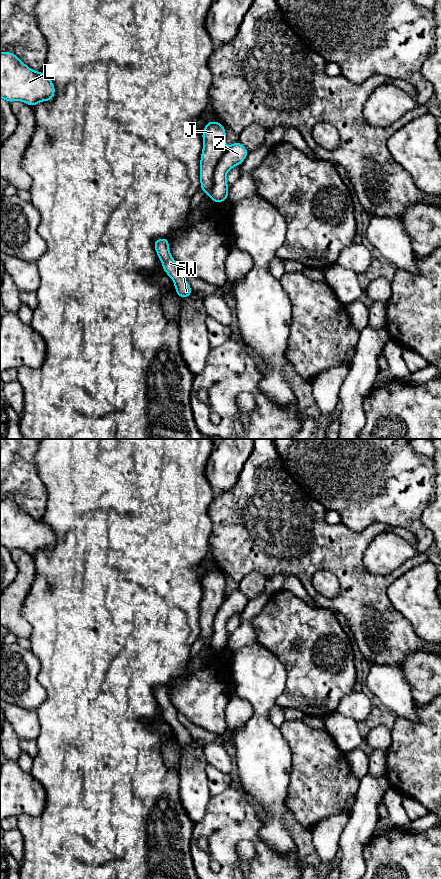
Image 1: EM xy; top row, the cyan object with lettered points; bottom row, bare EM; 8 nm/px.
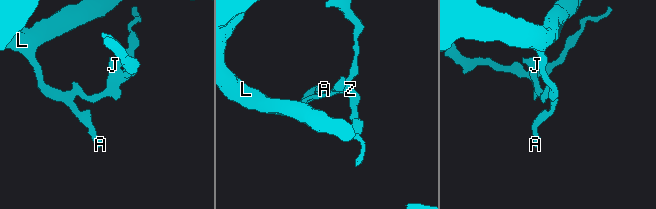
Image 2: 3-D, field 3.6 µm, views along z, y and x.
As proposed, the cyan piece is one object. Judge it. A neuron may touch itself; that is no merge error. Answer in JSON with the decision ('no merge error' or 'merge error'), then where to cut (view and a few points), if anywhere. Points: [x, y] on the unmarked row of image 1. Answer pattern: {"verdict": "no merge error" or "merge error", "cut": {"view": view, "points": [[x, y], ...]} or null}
{"verdict": "merge error", "cut": {"view": "xy", "points": [[226, 596], [215, 615], [213, 633], [208, 644]]}}

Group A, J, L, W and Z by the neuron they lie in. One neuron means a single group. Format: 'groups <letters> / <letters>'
groups A J L W / Z

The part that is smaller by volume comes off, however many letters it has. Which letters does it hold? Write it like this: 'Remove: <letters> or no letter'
Remove: Z

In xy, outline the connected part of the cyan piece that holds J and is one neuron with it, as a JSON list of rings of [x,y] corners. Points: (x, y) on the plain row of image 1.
[[[209,569],[202,579],[203,598],[200,607],[200,638],[209,645],[213,634],[214,618],[222,605],[226,594],[225,575],[218,569]]]

